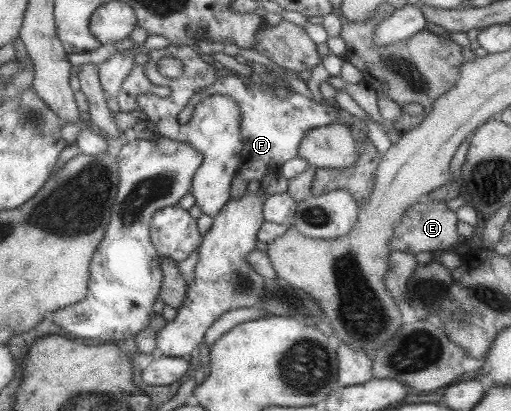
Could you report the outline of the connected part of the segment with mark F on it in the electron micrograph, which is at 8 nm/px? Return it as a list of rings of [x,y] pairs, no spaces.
[[[226,75],[216,77],[207,88],[195,92],[189,98],[187,104],[183,106],[183,110],[176,114],[179,124],[185,124],[190,119],[194,106],[203,98],[219,94],[235,100],[235,104],[239,106],[239,112],[241,112],[241,123],[239,123],[239,130],[241,130],[239,156],[241,156],[241,161],[239,161],[236,174],[239,174],[247,183],[250,180],[261,181],[265,174],[271,174],[274,171],[279,173],[281,165],[297,155],[297,146],[301,142],[303,134],[311,128],[332,124],[335,122],[337,113],[337,104],[333,101],[315,102],[292,90],[287,94],[287,99],[285,97],[279,99],[273,91],[269,78],[264,86],[257,87],[252,82],[245,86],[237,76]]]

